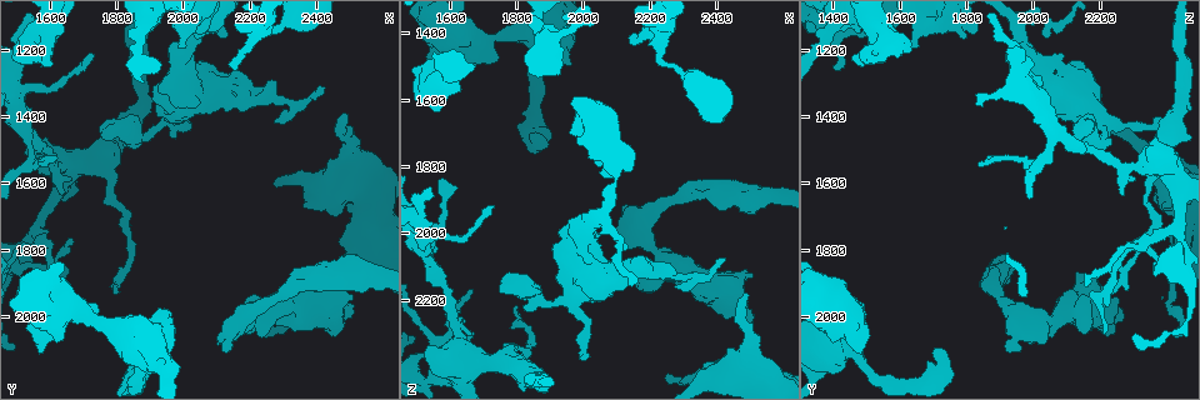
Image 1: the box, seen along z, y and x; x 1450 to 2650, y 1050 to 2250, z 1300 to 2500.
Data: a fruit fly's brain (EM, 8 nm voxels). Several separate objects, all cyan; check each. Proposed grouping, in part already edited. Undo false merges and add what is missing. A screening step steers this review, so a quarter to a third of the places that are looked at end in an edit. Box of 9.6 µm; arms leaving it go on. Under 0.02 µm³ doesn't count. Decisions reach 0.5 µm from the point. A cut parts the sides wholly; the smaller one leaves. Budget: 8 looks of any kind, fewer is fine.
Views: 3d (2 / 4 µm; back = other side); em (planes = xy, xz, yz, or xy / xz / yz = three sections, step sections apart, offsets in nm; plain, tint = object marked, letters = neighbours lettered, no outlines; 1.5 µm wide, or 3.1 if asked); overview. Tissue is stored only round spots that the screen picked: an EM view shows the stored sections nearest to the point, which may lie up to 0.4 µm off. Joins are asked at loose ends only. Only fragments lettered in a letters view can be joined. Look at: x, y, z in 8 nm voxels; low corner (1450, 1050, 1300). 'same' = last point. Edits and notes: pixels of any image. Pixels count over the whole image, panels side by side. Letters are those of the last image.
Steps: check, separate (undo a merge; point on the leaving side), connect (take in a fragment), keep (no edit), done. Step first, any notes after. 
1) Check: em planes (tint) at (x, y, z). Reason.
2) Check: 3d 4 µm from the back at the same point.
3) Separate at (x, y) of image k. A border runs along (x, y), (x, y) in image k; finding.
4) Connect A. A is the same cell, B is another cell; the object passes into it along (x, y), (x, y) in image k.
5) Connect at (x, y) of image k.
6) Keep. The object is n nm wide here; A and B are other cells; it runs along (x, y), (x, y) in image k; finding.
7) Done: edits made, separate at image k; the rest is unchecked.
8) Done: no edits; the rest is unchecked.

Check: 3d 2 µm at (2250, 2070, 2430). Branch stops here.

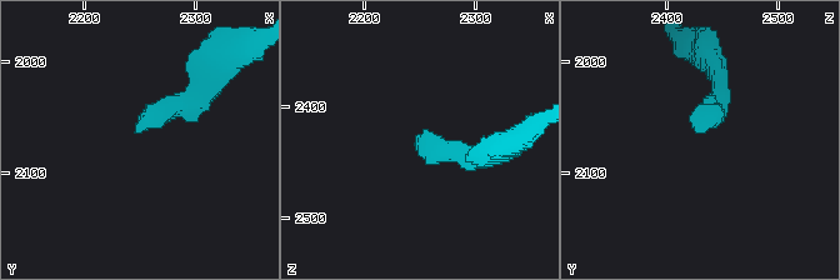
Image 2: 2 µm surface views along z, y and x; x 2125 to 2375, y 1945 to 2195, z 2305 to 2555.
Check: em planes (letters) at (2244, 2062, 2430). Now the EM.

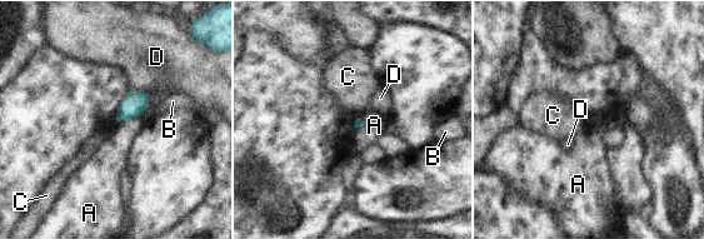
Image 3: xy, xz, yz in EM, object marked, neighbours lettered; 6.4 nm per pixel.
Keep. The longest contact is with D, 200 nm; A, B, C and D are other cells; none of them fits.

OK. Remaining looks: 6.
Check: 3d 2 µm at (1570, 1550, 1840). Branch stops here.

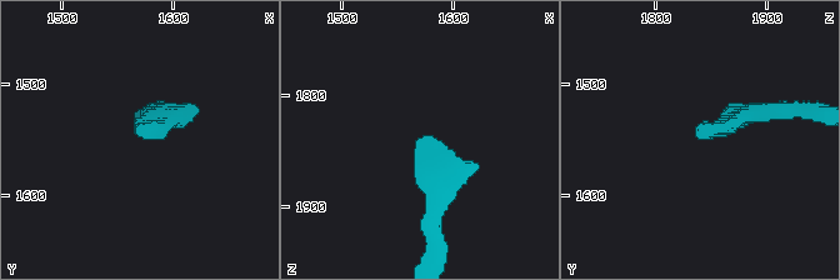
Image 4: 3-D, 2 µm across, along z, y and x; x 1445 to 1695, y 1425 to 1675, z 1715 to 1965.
Check: em planes (letters) at (1574, 1546, 1836).

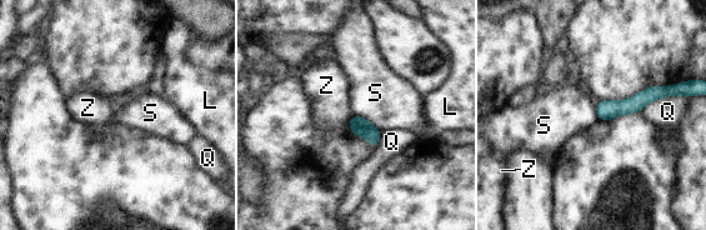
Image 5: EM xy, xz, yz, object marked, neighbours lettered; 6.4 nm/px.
Keep. L, Q, S and Z are other cells; a border runs along (352, 115), (365, 118), (381, 131) in image 5; no lettered fragment goes on from it.

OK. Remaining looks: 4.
Check: em planes (letters) at (1760, 1440, 2190). Free end.

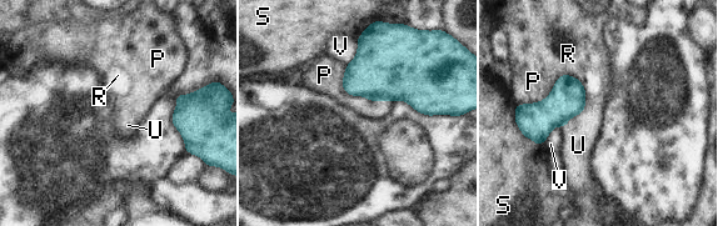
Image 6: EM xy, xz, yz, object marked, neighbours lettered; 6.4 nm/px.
Keep. P, R, S, U and V are other cells; no lettered fragment goes on from it.

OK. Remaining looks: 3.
Done: no edits; the rest is unchecked.

